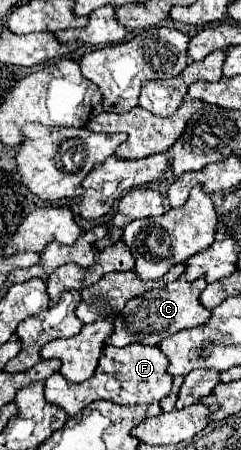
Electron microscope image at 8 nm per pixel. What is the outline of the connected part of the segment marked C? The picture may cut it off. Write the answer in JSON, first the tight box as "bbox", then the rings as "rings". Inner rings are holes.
{"bbox":[106,278,212,348],"rings":[[[178,278],[172,284],[166,284],[162,288],[144,292],[142,296],[136,296],[116,316],[116,320],[114,320],[114,332],[112,332],[110,340],[106,340],[106,344],[120,346],[120,348],[128,346],[128,344],[134,344],[134,342],[148,344],[148,346],[158,346],[166,336],[176,334],[178,330],[206,324],[210,320],[210,316],[212,316],[212,310],[208,310],[206,306],[202,306],[200,300],[198,300],[198,296],[202,294],[202,290],[206,286],[208,286],[206,278],[198,278],[194,282]]]}

